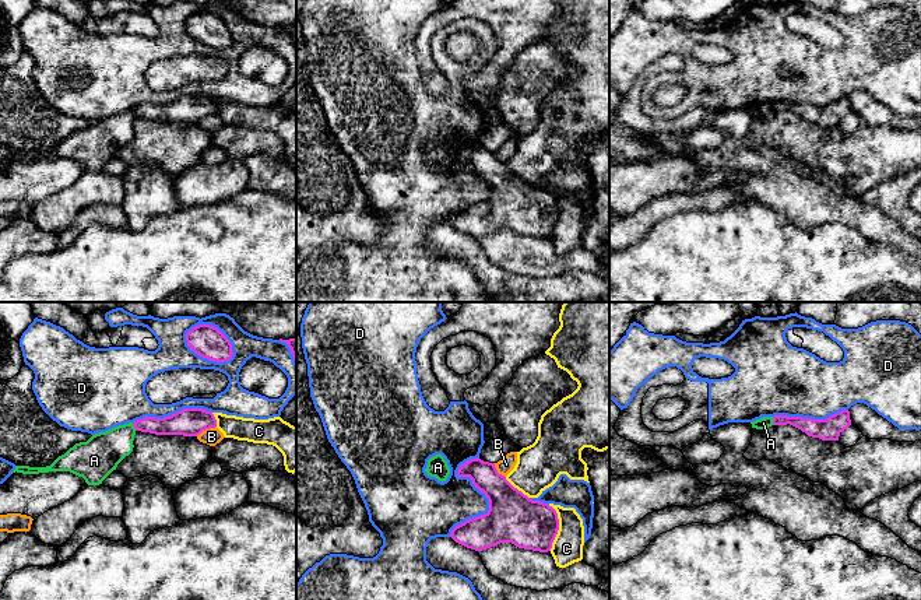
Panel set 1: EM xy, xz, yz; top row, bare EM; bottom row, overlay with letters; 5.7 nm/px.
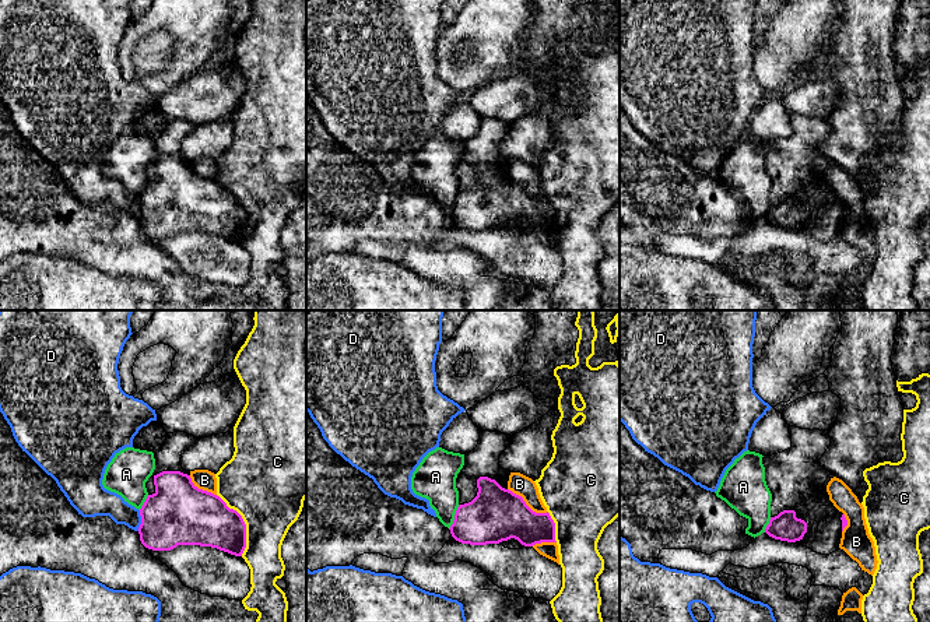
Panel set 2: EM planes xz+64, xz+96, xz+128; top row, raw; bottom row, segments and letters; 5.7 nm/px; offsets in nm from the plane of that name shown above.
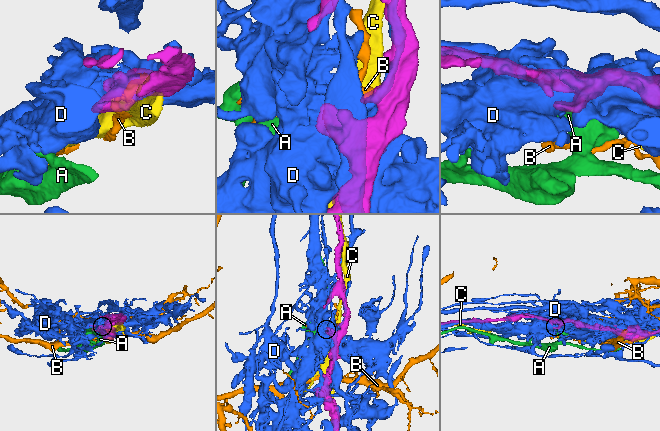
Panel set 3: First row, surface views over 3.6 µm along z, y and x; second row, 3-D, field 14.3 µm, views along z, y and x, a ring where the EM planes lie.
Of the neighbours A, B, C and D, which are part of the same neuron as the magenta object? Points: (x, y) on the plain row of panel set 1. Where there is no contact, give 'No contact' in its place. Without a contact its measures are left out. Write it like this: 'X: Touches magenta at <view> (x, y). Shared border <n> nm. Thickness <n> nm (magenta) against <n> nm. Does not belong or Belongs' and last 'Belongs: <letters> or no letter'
A: Touches magenta at xy (134, 113). Shared border 50 nm. Thickness 130 nm (magenta) against 220 nm. Does not belong
B: Touches magenta at xy (206, 115). Shared border 130 nm. Thickness 160 nm (magenta) against 100 nm. Does not belong
C: Touches magenta at xz (558, 214). Shared border 260 nm. Thickness 280 nm (magenta) against 180 nm. Does not belong
D: Touches magenta at xz (485, 182). Shared border 500 nm. Thickness 280 nm (magenta) against 280 nm. Does not belong
Belongs: no letter

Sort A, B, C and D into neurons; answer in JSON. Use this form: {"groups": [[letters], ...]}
{"groups": [["A"], ["B"], ["C"], ["D"]]}

